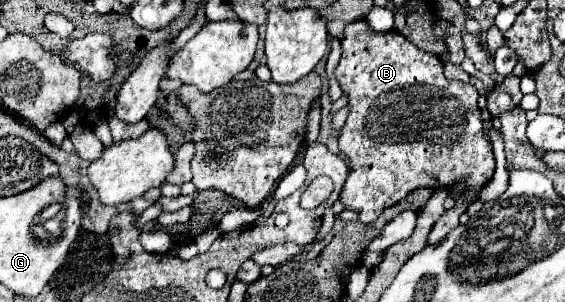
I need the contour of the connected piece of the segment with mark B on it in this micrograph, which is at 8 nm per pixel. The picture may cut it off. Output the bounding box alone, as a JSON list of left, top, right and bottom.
[334,20,494,224]

